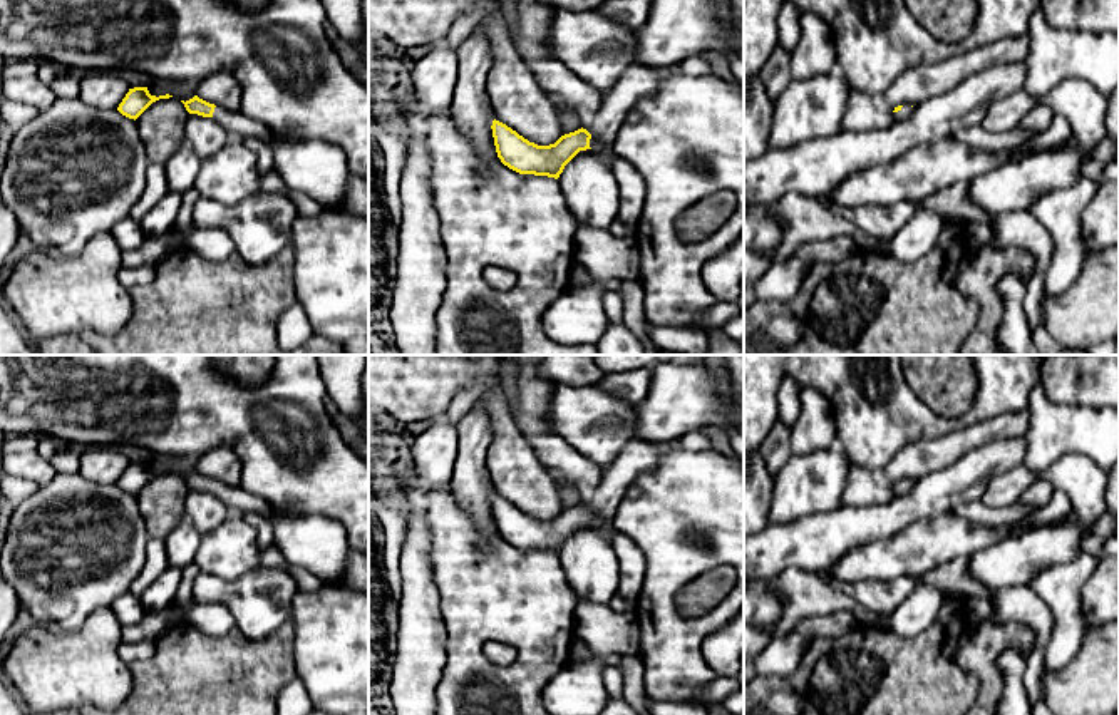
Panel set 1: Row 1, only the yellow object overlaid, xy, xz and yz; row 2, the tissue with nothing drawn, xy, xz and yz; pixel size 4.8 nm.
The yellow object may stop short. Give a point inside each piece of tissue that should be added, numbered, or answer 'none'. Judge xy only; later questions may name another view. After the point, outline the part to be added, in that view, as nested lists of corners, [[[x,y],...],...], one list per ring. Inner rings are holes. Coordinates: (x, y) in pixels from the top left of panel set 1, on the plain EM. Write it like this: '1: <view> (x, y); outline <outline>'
1: xy (315, 543); outline [[[214,482],[218,496],[231,512],[256,512],[273,527],[275,543],[285,559],[315,574],[325,586],[337,586],[348,563],[348,536],[345,527],[325,516],[283,516],[271,504],[241,486]]]

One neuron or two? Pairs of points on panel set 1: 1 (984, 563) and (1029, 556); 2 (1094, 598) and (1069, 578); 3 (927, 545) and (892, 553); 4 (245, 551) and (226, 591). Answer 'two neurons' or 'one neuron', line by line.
1: one neuron
2: two neurons
3: one neuron
4: two neurons

